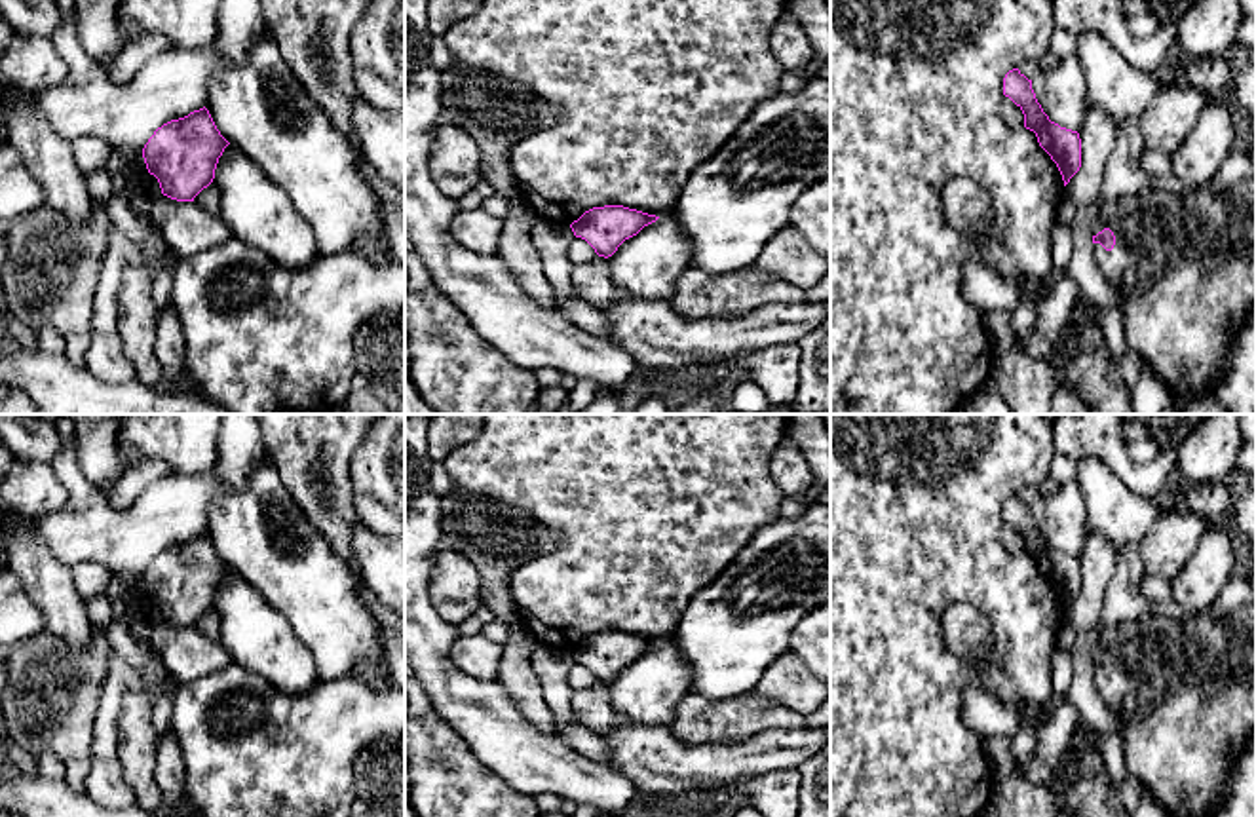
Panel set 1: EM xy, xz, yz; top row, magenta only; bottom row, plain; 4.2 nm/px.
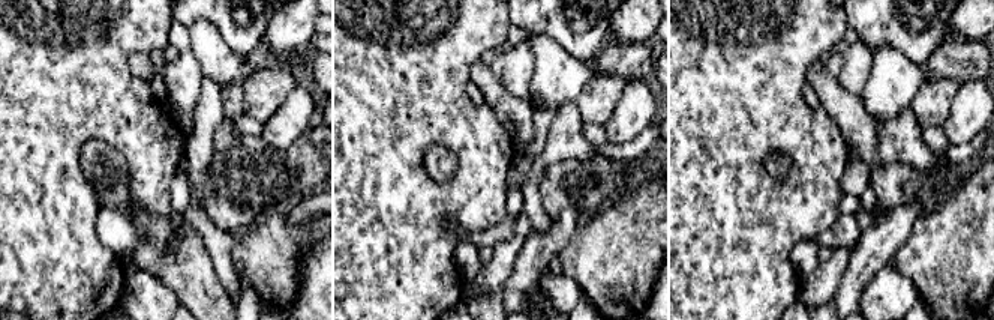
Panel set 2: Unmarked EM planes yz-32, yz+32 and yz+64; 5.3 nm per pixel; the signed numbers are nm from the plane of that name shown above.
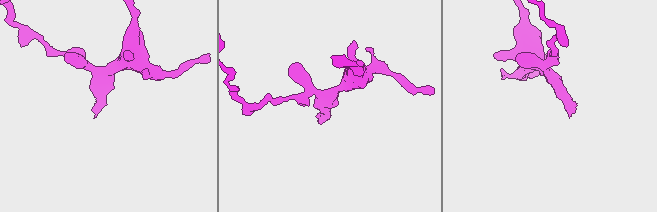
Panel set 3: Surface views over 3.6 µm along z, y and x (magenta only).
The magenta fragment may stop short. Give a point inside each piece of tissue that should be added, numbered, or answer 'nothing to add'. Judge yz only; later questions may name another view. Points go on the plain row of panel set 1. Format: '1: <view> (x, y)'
1: yz (1154, 656)

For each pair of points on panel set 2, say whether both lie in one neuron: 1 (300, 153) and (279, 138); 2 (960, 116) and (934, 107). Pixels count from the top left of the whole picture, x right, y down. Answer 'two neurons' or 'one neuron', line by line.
1: two neurons
2: two neurons

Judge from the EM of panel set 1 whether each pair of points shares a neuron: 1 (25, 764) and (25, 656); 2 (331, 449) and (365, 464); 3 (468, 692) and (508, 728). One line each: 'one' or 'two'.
1: two
2: two
3: one

